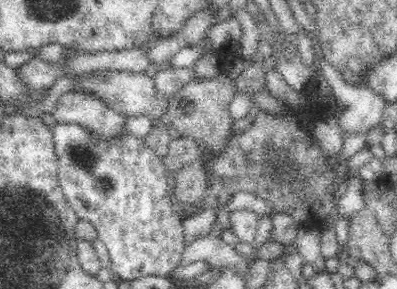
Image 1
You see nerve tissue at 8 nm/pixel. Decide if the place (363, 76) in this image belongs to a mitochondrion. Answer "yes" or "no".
no

